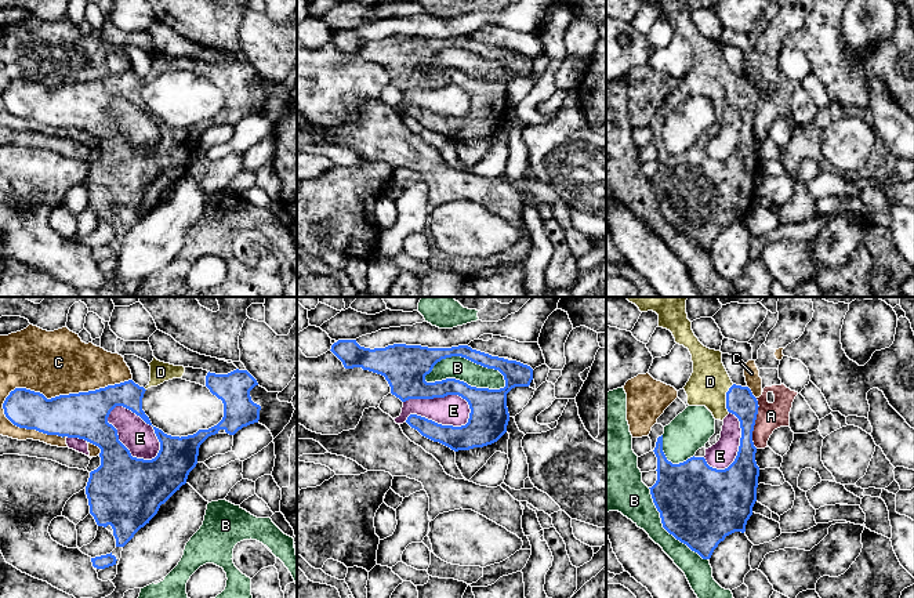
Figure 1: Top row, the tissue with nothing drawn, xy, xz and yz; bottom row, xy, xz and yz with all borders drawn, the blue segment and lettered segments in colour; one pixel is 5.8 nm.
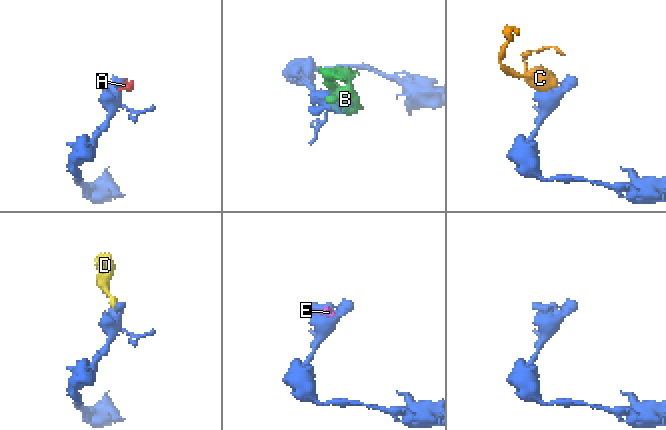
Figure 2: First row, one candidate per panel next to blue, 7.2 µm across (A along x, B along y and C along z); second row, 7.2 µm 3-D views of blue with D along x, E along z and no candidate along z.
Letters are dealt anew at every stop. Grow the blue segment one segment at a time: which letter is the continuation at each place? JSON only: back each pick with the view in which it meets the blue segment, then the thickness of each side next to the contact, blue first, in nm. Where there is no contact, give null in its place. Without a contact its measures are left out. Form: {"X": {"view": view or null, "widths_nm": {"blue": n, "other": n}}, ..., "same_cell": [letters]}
{"D": {"view": "yz", "widths_nm": {"blue": 160, "other": 220}}, "same_cell": ["D"]}

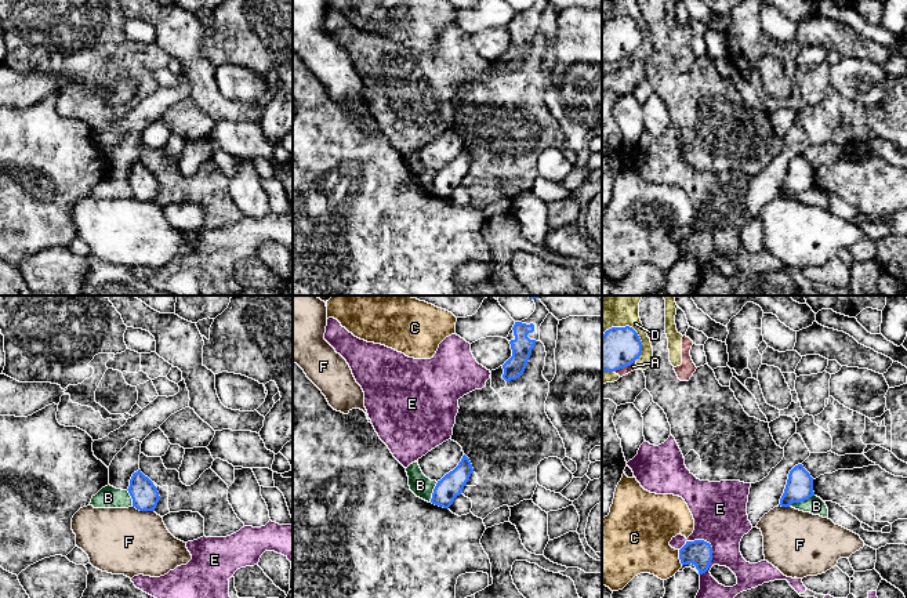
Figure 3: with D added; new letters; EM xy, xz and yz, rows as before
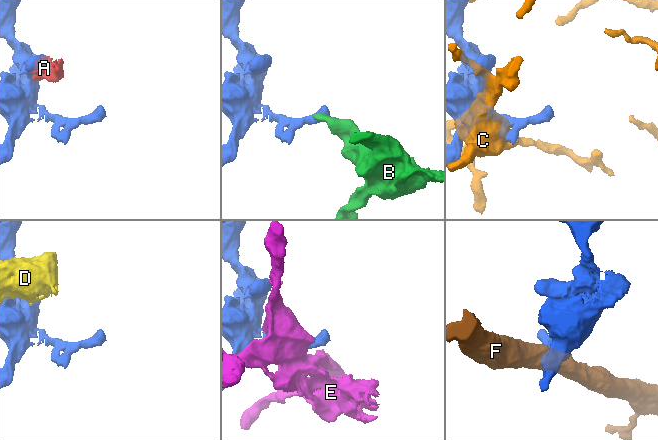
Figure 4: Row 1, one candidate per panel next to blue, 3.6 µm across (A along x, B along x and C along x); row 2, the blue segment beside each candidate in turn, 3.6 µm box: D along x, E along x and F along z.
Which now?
{"same_cell": []}

